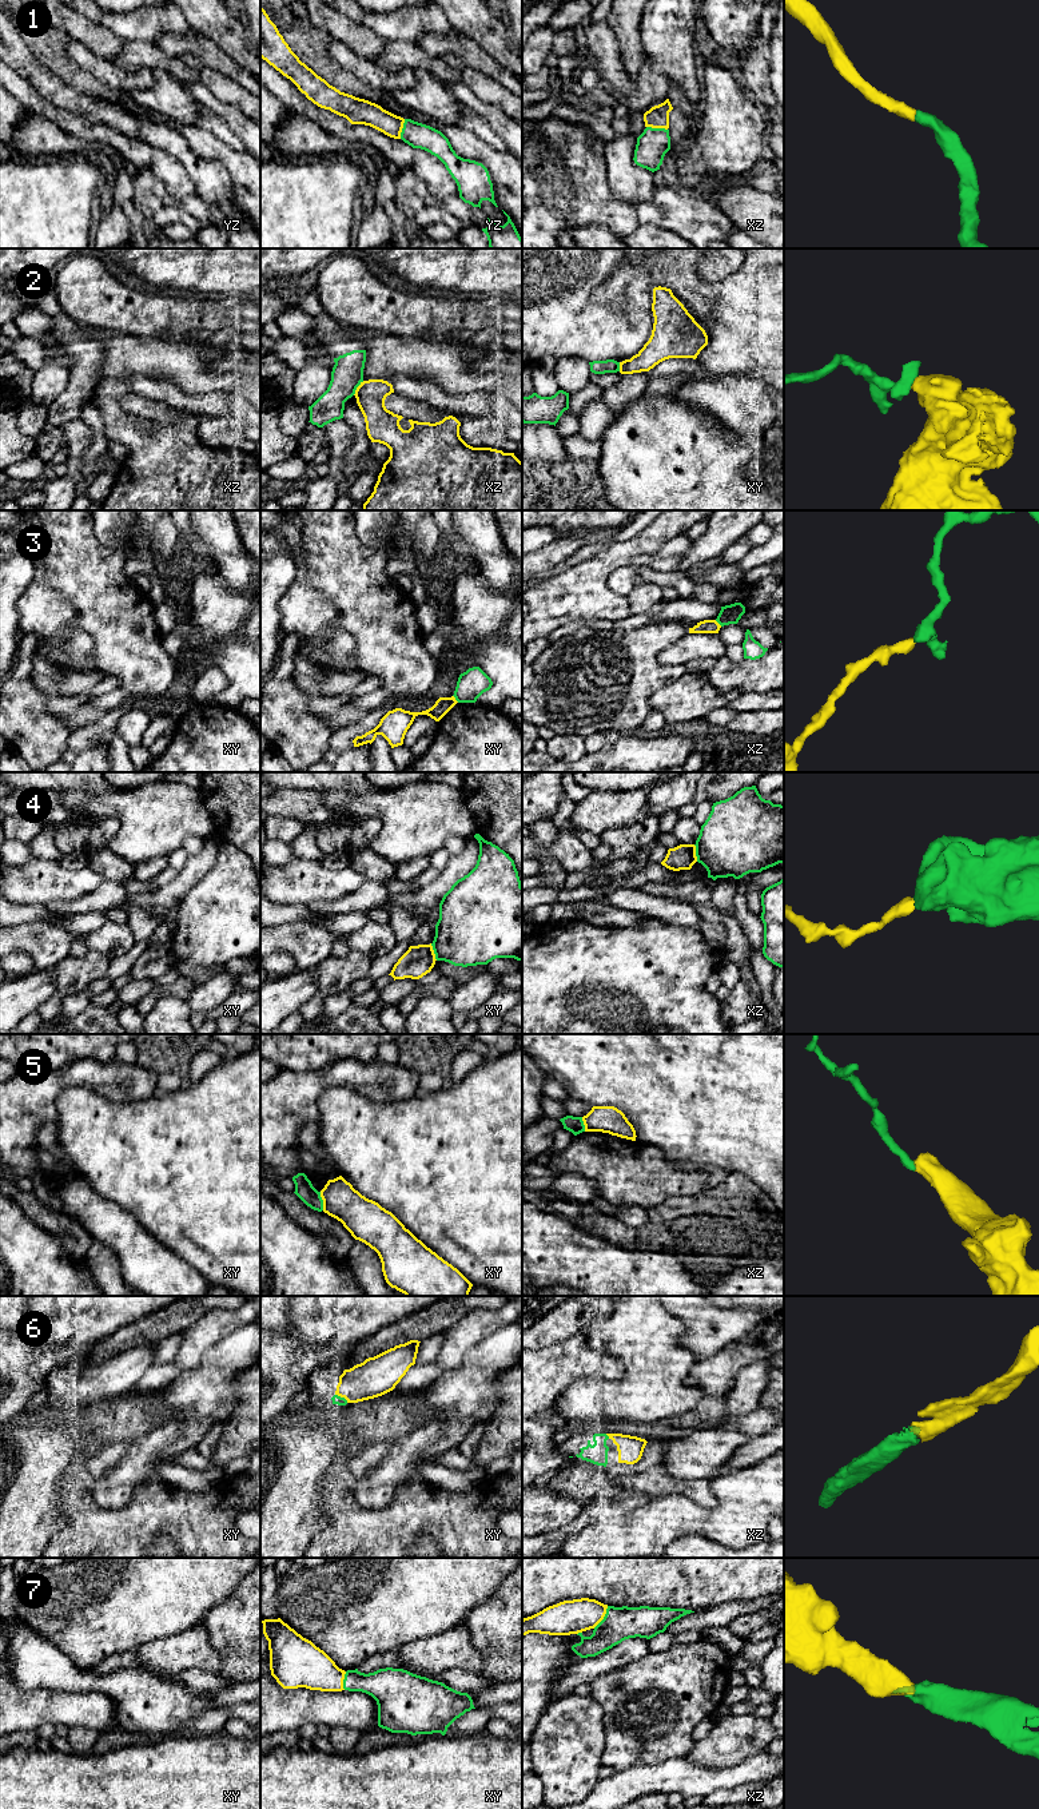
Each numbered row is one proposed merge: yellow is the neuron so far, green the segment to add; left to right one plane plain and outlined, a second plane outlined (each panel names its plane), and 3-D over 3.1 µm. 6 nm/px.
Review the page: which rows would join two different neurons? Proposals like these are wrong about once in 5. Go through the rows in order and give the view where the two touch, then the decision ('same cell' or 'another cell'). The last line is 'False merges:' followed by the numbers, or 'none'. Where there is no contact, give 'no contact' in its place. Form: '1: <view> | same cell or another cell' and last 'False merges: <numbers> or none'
1: xz | same cell
2: xz | another cell
3: xy | another cell
4: xy | another cell
5: xy | another cell
6: xy | same cell
7: xz | same cell
False merges: 2, 3, 4, 5

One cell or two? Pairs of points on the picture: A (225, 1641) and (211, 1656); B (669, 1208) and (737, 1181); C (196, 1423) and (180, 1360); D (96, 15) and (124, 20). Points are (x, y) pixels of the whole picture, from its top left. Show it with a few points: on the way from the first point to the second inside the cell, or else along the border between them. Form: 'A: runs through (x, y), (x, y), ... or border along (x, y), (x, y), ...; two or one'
A: border along (200, 1625), (209, 1642), (222, 1657), (218, 1672); two
B: runs through (687, 1205), (713, 1203), (720, 1199); one
C: border along (206, 1350), (195, 1366), (179, 1371); two
D: border along (103, 14), (100, 23); two

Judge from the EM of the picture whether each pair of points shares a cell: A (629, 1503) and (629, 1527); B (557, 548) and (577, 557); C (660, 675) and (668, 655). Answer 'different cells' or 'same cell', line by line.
A: different cells
B: different cells
C: different cells

